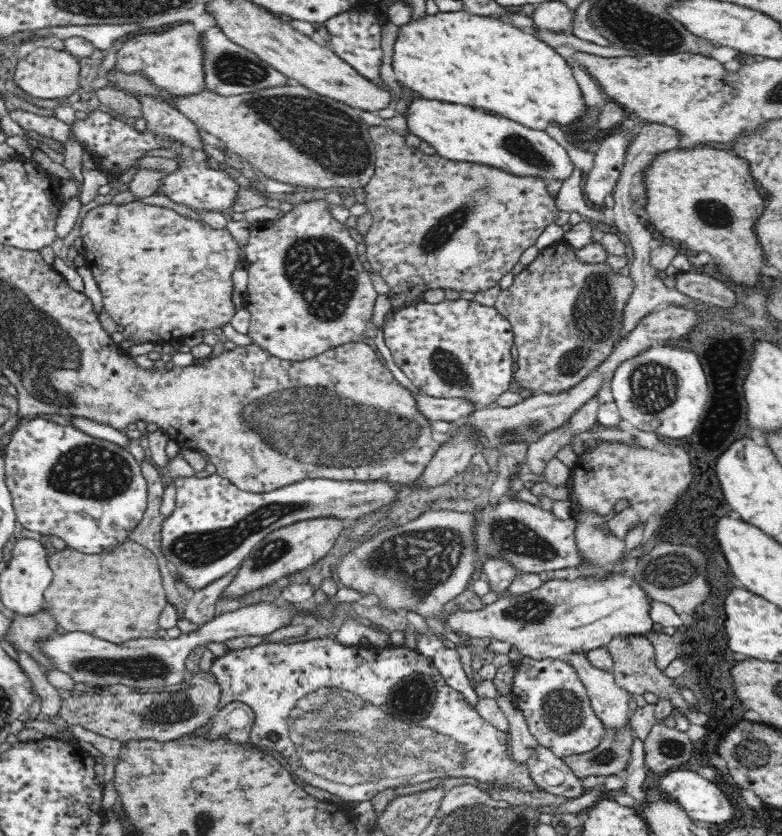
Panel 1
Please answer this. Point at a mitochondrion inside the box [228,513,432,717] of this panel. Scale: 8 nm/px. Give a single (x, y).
(275, 548)

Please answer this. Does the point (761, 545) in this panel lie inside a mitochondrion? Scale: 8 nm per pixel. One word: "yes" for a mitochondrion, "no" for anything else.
no

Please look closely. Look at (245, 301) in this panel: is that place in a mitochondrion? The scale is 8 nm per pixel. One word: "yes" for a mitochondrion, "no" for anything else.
no

